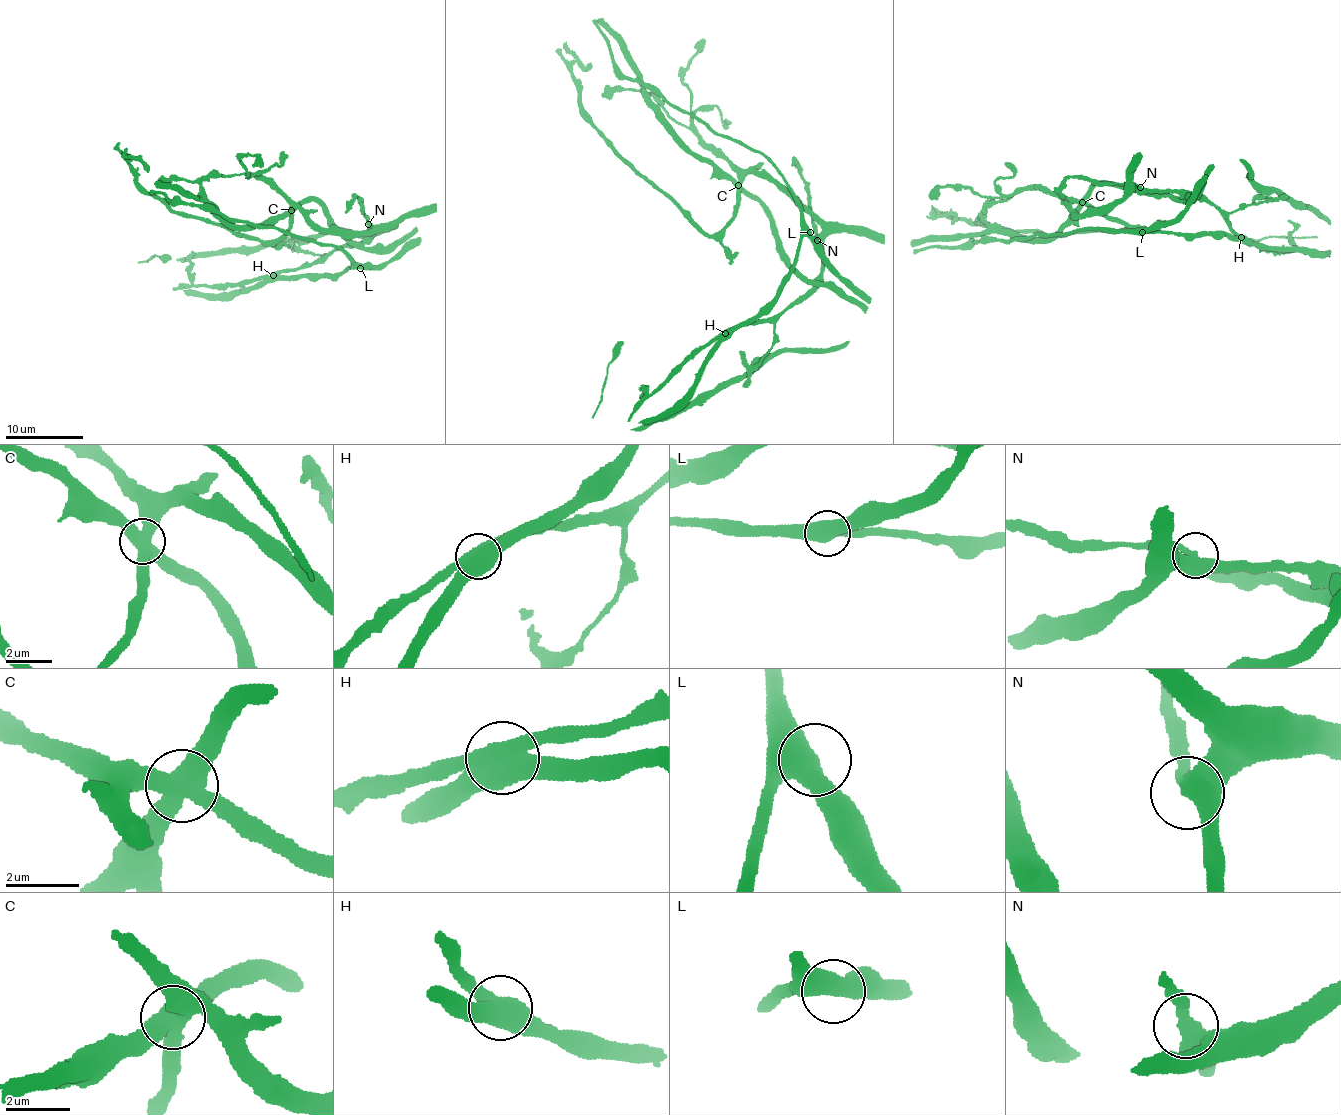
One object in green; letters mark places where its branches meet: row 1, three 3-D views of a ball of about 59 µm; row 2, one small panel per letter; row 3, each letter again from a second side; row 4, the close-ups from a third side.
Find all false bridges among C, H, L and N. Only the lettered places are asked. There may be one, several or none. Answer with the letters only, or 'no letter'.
C, H

